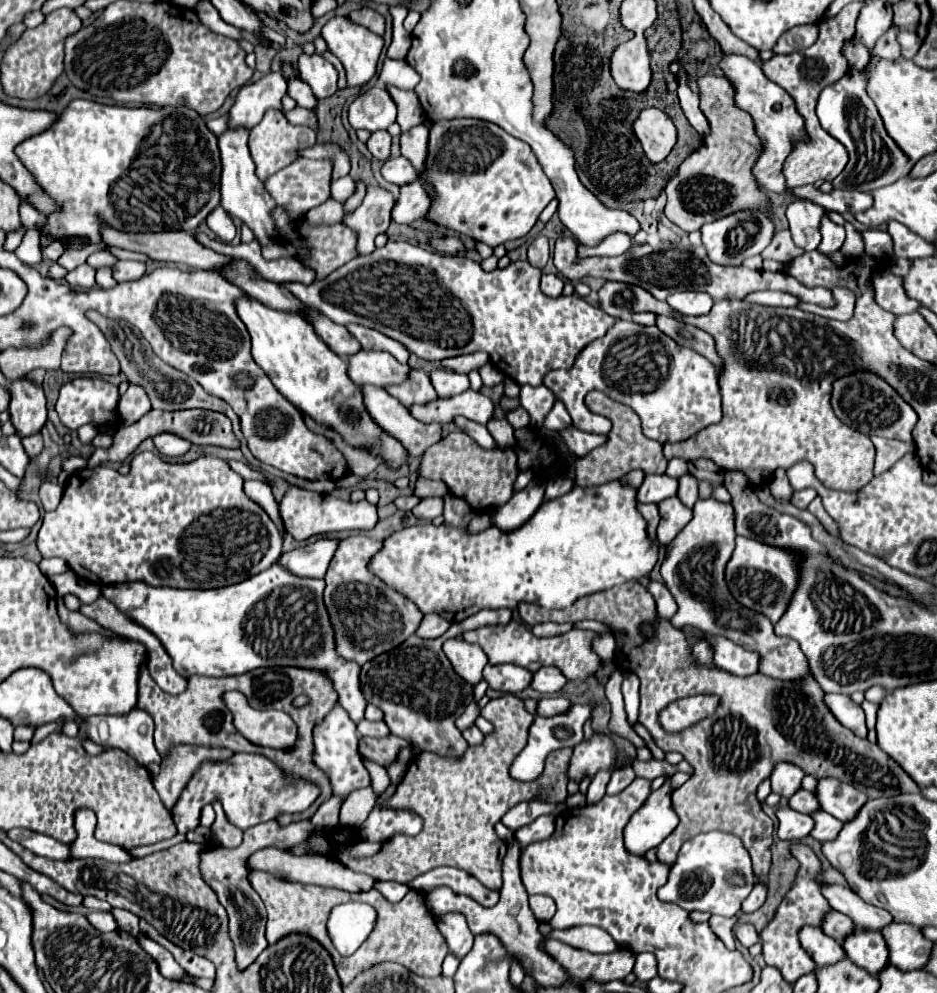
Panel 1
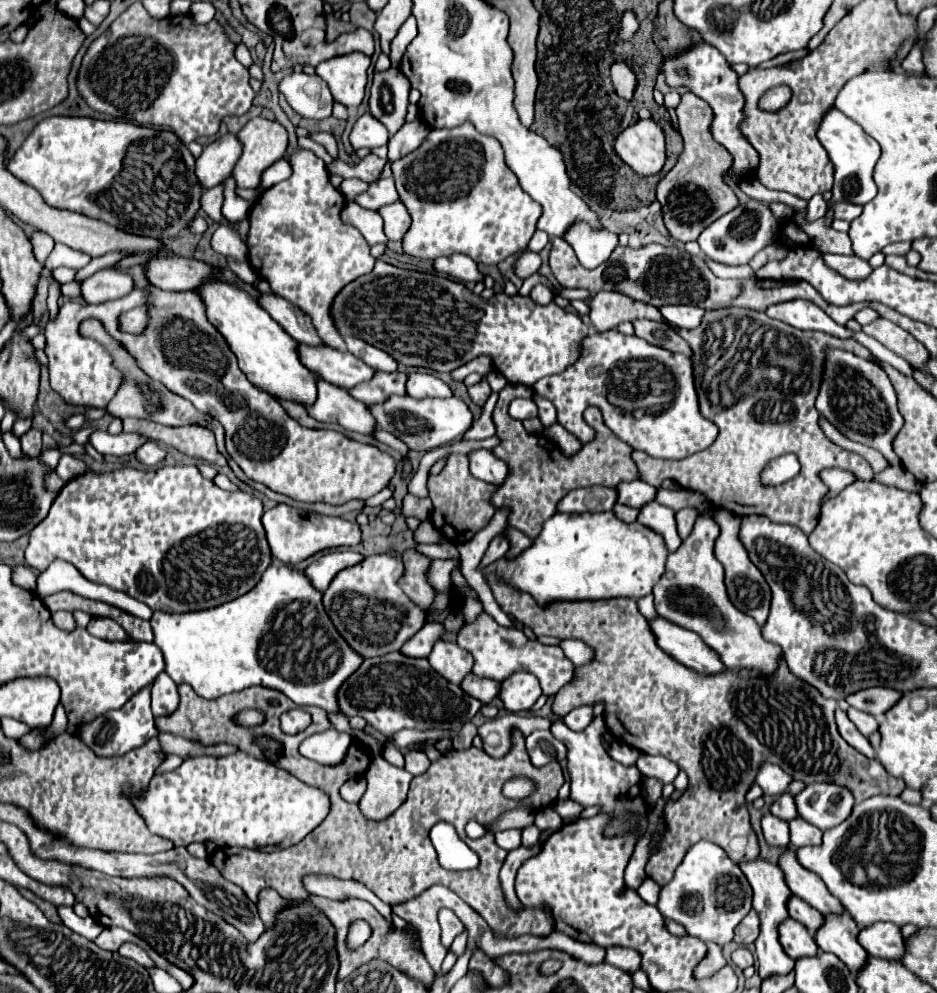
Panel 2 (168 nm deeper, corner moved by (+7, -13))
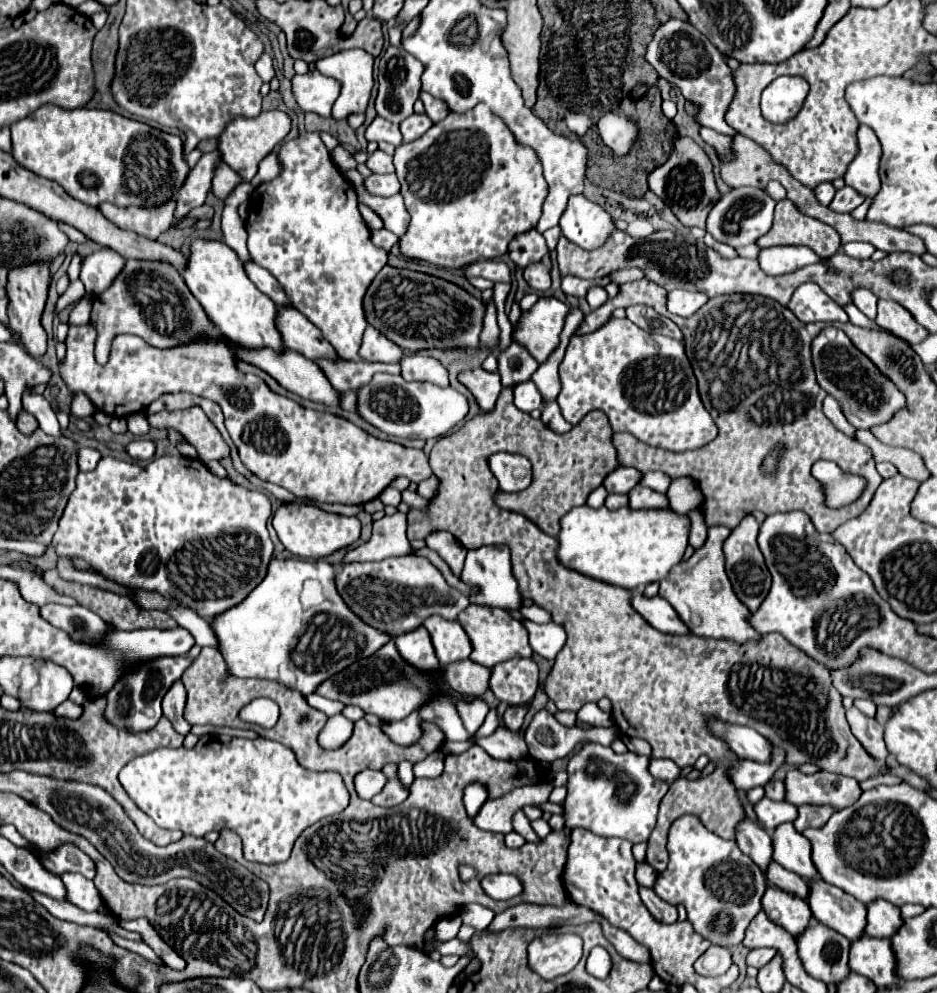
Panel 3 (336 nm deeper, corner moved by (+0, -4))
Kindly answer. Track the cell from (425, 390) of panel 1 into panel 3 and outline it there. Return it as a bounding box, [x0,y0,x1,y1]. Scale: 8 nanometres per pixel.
[319,361,401,391]

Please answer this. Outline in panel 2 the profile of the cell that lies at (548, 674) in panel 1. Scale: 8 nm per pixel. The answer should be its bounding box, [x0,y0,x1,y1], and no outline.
[500,672,540,712]

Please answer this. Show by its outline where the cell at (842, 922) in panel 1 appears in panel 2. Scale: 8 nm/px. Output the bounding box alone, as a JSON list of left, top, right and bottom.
[788,896,824,934]

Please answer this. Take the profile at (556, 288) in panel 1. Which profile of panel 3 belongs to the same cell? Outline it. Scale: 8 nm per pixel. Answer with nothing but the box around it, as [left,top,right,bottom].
[525,263,551,291]

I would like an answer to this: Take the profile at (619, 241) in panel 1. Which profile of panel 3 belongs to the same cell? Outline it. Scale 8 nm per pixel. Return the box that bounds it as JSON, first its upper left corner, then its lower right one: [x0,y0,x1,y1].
[559,195,615,251]

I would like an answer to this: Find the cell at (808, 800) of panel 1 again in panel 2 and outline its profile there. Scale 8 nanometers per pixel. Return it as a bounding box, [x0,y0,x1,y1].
[770,792,798,820]

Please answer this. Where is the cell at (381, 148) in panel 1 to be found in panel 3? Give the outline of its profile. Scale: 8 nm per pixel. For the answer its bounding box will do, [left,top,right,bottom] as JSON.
[365,149,393,173]

